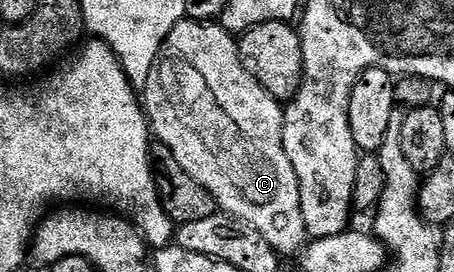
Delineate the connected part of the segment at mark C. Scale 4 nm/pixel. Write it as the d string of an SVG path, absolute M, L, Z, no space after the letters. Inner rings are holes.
M191 19L179 21L174 27L174 31L170 31L170 35L164 40L164 48L160 49L155 59L154 67L151 68L150 77L146 84L142 86L142 105L153 136L167 147L171 154L174 155L174 159L178 160L178 165L196 183L201 183L202 187L210 191L211 197L216 201L217 208L225 216L231 217L233 220L248 226L253 232L259 234L260 237L266 240L269 247L276 250L277 254L285 255L284 253L293 253L293 255L296 255L303 250L306 242L309 240L309 235L304 226L304 220L302 219L302 203L300 202L298 175L294 171L294 163L290 163L290 155L286 155L286 151L284 150L284 140L282 139L282 131L284 130L284 105L277 101L275 97L271 97L244 70L244 65L240 61L238 52L238 41L233 34L224 32L224 28L219 23L205 23Z

